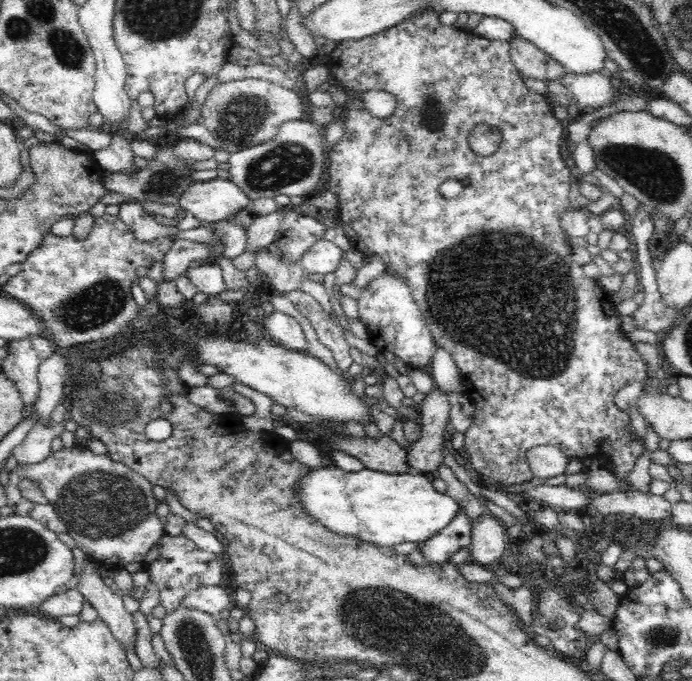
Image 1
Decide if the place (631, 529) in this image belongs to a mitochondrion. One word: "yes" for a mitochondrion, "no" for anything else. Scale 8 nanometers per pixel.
no

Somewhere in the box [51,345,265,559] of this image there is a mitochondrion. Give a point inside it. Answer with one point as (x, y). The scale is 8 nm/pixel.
(95, 504)

